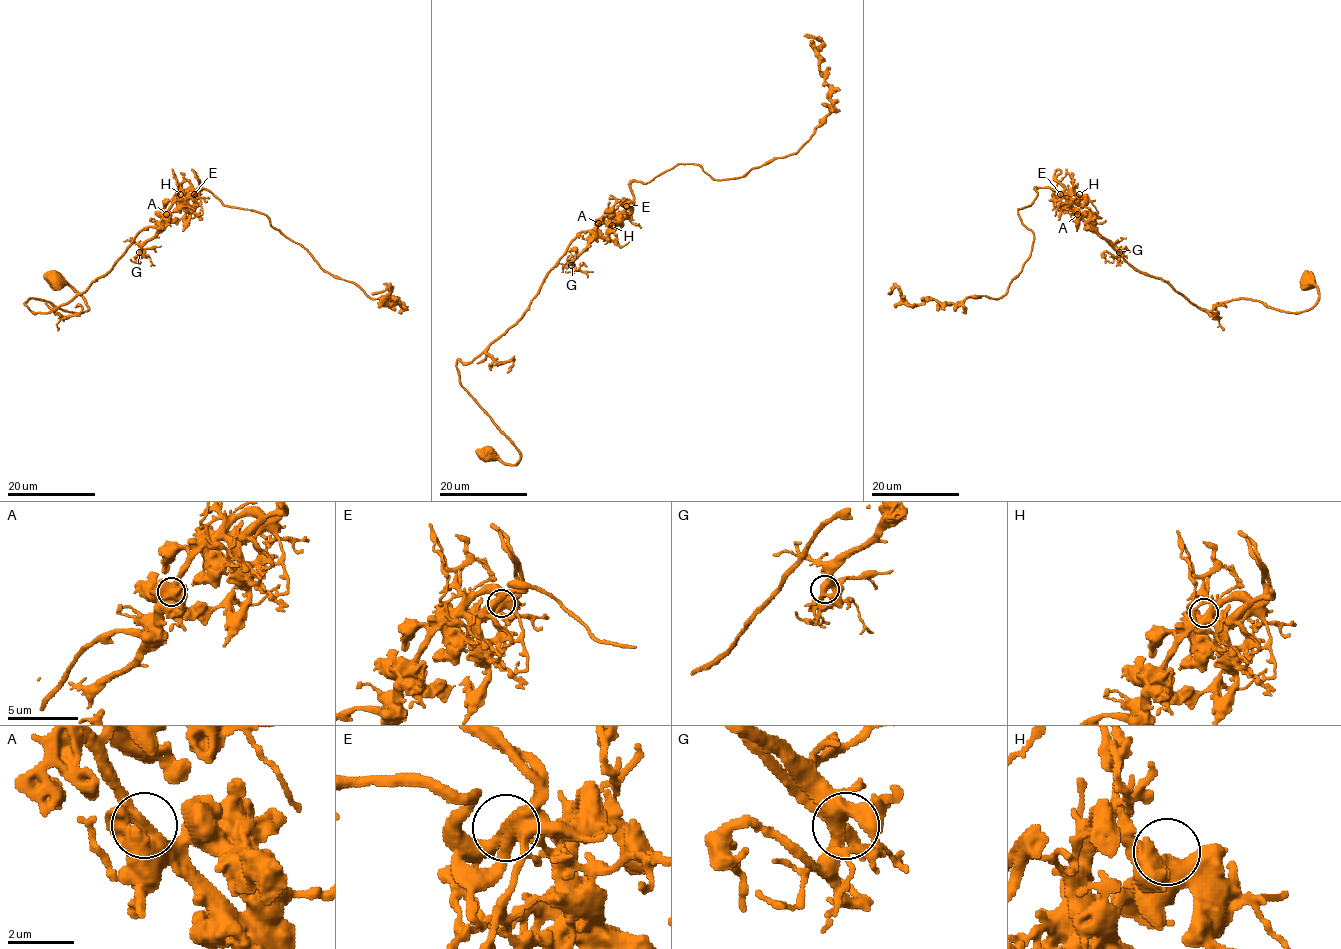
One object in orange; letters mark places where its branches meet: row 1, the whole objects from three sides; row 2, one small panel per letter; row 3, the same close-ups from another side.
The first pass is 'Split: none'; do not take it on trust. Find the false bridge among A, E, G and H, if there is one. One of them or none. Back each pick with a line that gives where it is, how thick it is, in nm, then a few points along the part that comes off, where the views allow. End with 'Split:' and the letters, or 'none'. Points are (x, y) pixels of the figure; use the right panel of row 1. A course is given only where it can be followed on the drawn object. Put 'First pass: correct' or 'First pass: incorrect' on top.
First pass: correct
Split: none

